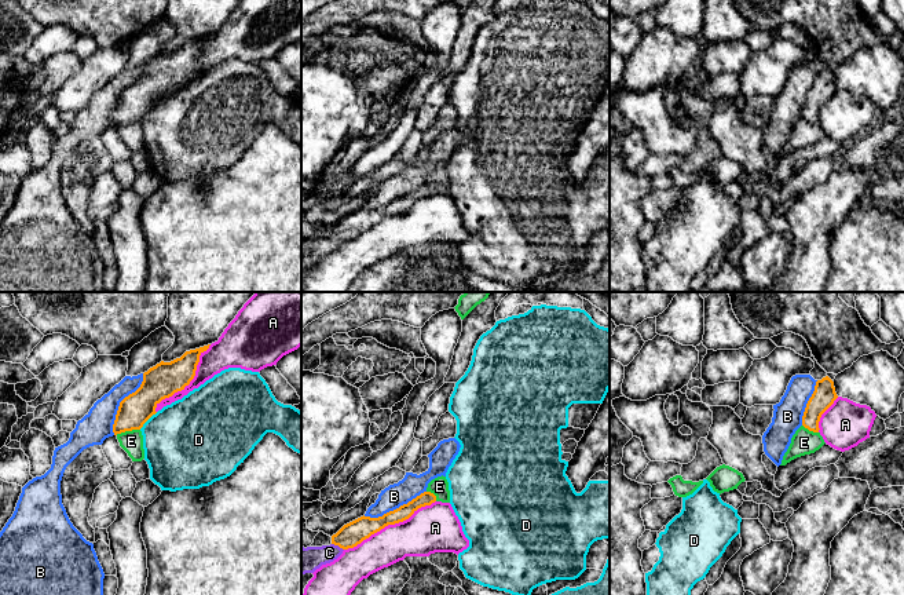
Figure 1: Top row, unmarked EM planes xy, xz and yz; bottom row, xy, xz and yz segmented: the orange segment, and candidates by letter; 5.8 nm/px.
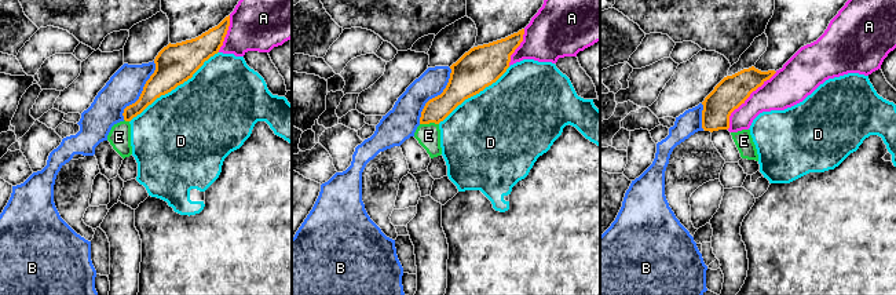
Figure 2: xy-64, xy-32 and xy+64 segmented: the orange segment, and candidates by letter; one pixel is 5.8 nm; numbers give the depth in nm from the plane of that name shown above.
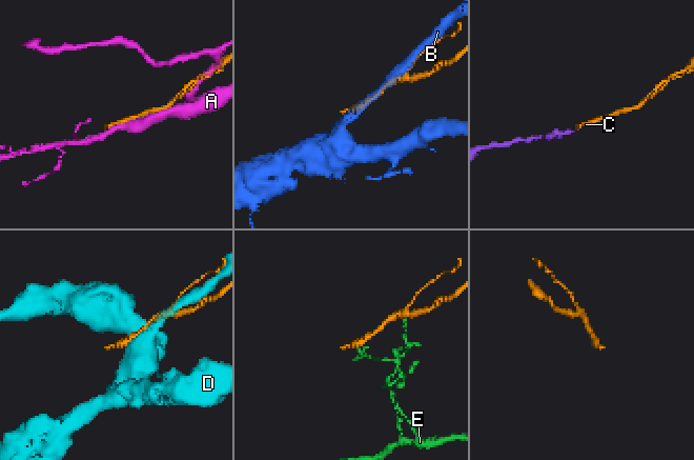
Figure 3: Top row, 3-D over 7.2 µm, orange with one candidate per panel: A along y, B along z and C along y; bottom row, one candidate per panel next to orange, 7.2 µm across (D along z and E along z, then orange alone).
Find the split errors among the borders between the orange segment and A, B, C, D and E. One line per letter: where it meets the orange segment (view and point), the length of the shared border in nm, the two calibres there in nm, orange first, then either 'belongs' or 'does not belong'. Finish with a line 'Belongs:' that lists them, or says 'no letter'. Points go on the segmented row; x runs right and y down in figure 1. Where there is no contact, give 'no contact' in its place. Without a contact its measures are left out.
A: xz (390, 524) | 600 nm | 140/280 nm | does not belong
B: xy (120, 402) | 400 nm | 190/180 nm | does not belong
C: xz (337, 544) | 80 nm | 140/150 nm | belongs
D: xy (147, 419) | 150 nm | 200/480 nm | does not belong
E: xy (127, 430) | 150 nm | 190/130 nm | does not belong
Belongs: C

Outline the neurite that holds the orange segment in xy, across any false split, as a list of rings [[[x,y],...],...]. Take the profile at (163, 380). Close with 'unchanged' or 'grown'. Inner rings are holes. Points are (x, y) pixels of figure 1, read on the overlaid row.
[[[209,346],[186,351],[171,362],[161,361],[144,372],[140,387],[120,402],[113,424],[114,435],[140,430],[157,413],[155,408],[162,399],[184,390],[195,376],[200,355]]]; unchanged

